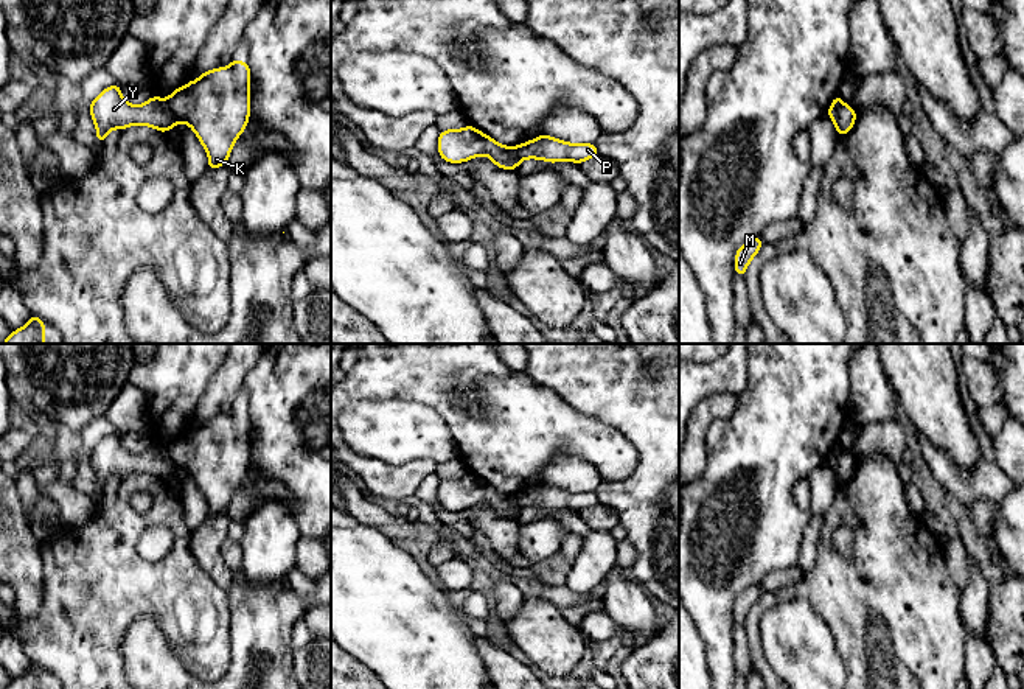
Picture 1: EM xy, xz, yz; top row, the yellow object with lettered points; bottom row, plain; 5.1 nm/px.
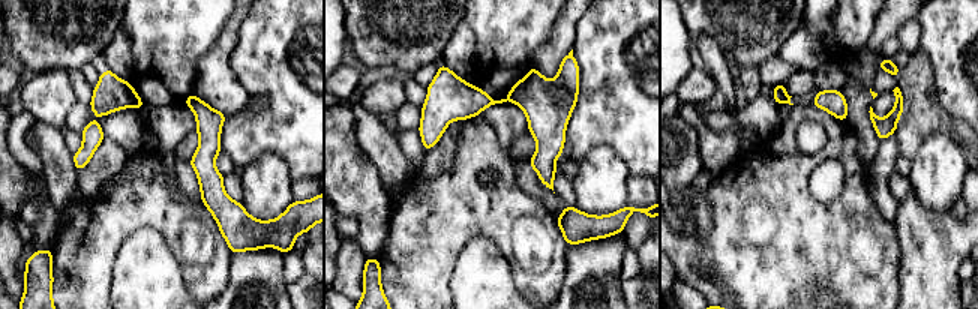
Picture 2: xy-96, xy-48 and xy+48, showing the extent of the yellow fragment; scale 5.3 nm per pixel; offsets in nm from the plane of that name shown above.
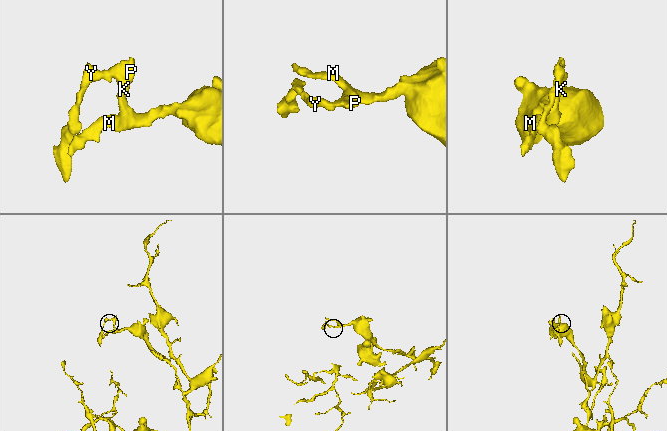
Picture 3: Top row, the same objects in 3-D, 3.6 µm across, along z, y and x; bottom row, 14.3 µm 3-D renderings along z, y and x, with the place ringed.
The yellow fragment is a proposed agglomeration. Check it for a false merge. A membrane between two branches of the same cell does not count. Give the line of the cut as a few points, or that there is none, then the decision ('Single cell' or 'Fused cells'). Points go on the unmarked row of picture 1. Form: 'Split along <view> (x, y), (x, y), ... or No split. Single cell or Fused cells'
Split along xy (167, 448), (171, 461), (179, 468). Fused cells

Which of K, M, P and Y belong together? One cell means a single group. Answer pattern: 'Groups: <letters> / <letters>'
Groups: K M P / Y

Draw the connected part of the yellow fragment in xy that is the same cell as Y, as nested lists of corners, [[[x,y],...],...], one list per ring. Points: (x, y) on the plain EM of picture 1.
[[[118,432],[110,434],[90,451],[89,460],[96,474],[96,490],[103,491],[112,477],[126,477],[129,474],[151,474],[160,481],[171,479],[177,471],[168,448],[151,445],[143,453],[129,453],[121,445]]]

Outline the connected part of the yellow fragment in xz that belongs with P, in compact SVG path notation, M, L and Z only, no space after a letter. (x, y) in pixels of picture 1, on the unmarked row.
M542 482L530 490L519 493L517 504L521 509L538 507L550 512L570 509L580 513L584 509L598 505L598 499L594 491L567 491Z

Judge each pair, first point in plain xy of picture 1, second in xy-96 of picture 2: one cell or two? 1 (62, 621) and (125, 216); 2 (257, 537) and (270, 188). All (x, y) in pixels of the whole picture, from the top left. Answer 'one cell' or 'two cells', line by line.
1: one cell
2: one cell

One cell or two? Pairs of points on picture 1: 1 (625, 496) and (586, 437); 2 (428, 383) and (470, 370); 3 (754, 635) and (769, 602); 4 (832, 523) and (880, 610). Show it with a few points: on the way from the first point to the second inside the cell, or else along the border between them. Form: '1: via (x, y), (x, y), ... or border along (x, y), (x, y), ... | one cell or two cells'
1: border along (637, 451), (637, 465), (625, 478), (602, 481) | two cells
2: via (438, 378), (459, 378) | one cell
3: via (754, 627), (754, 616), (762, 608) | one cell
4: via (827, 545), (827, 557), (858, 588) | one cell

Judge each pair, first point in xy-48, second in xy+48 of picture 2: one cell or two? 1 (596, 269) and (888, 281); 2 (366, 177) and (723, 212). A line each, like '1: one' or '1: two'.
1: two
2: two

